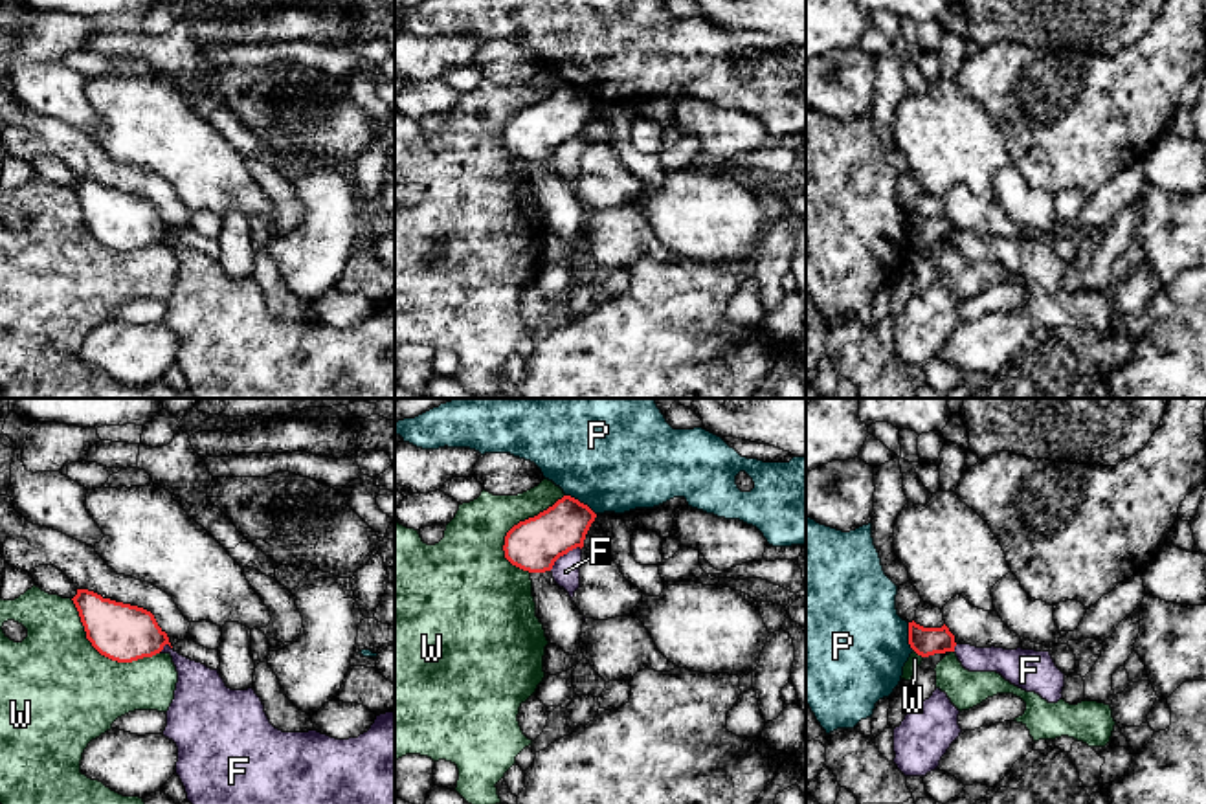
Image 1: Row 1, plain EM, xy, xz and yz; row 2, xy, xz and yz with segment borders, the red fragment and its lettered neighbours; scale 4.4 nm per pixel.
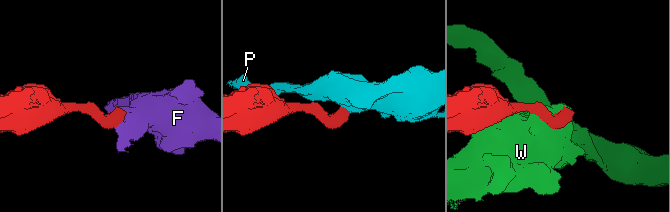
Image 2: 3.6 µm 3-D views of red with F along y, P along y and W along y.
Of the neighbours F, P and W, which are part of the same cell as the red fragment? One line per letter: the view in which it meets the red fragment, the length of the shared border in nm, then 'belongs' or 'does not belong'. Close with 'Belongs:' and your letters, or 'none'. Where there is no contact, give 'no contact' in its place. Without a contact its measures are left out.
F: xz | 170 nm | does not belong
P: xz | 160 nm | does not belong
W: xy | 460 nm | does not belong
Belongs: none

